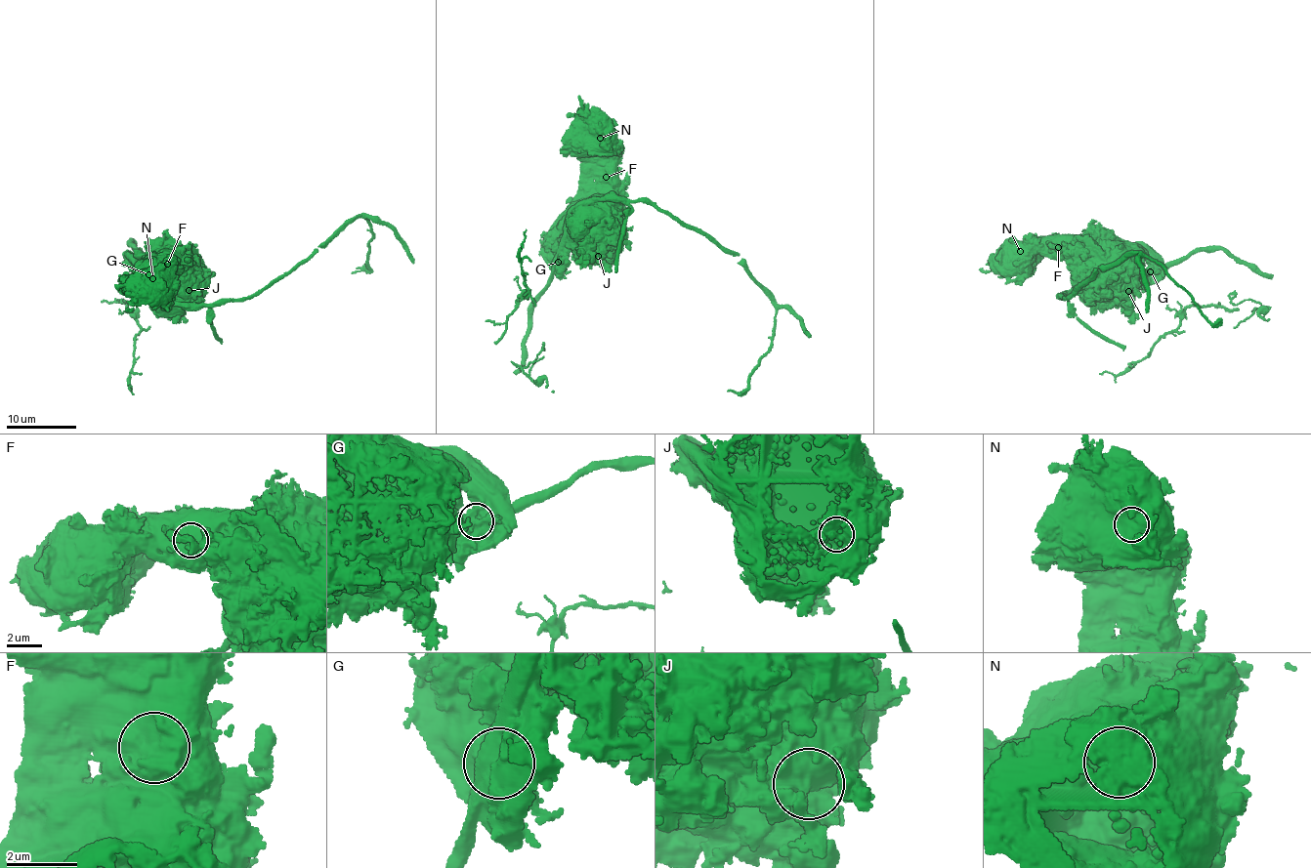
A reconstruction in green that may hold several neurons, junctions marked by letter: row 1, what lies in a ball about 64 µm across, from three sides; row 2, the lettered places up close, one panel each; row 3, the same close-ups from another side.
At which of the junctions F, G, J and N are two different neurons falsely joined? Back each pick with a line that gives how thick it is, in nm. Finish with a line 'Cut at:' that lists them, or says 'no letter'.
G: 900 nm thick
Cut at: G

